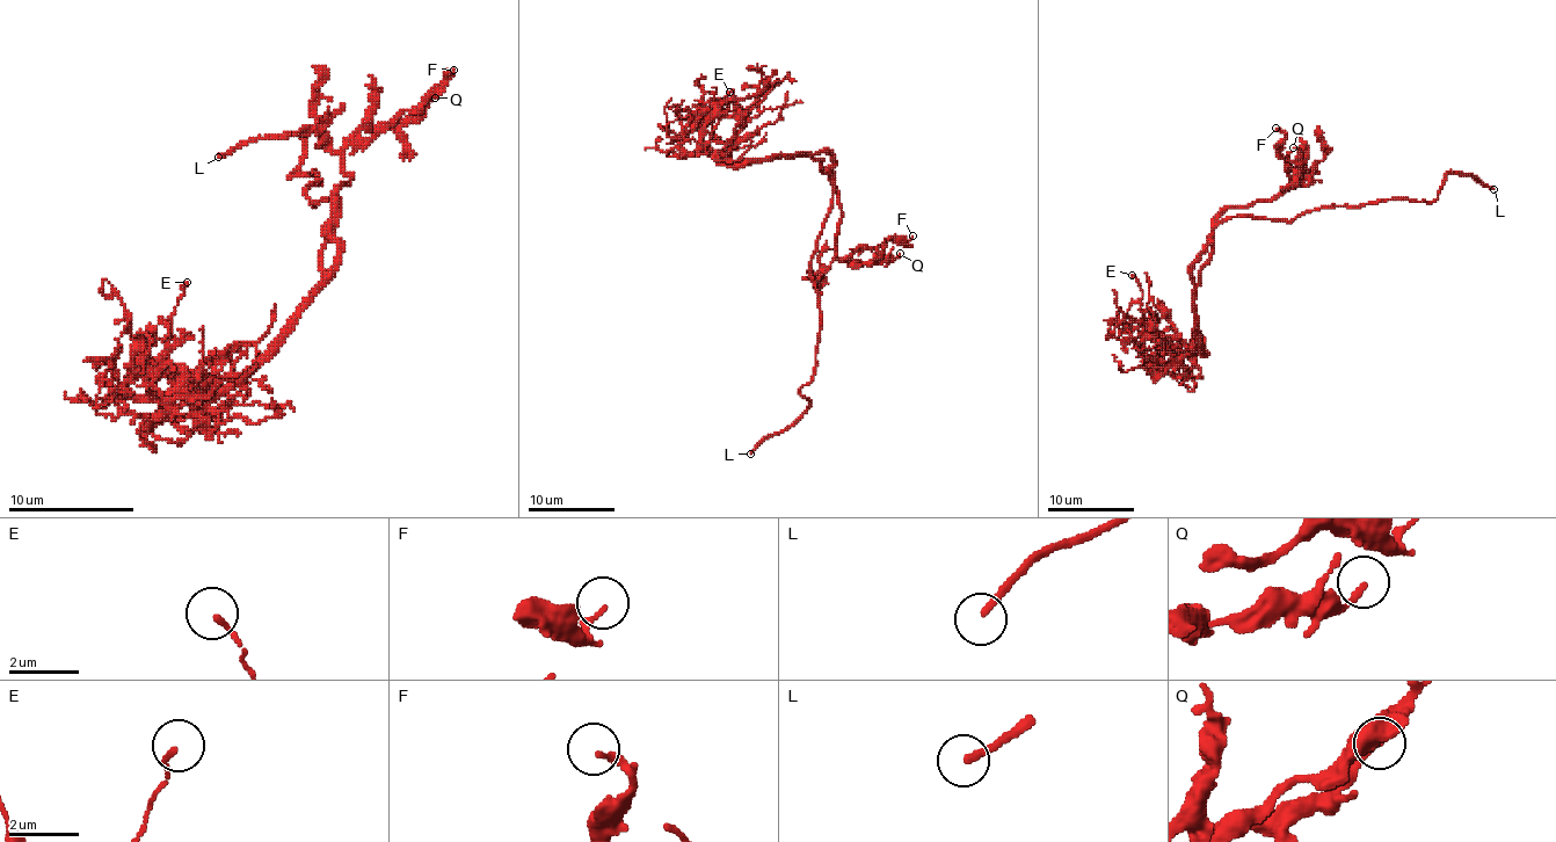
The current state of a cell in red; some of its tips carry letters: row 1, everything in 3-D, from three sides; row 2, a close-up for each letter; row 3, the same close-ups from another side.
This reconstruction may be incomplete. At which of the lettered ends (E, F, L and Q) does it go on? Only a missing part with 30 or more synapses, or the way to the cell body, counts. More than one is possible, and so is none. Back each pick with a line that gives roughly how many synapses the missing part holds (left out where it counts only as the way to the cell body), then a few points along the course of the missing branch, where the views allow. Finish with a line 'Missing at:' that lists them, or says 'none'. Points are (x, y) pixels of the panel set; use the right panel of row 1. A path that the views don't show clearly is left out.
L: course (1493, 189), (1520, 215), (1520, 220)
Missing at: L

